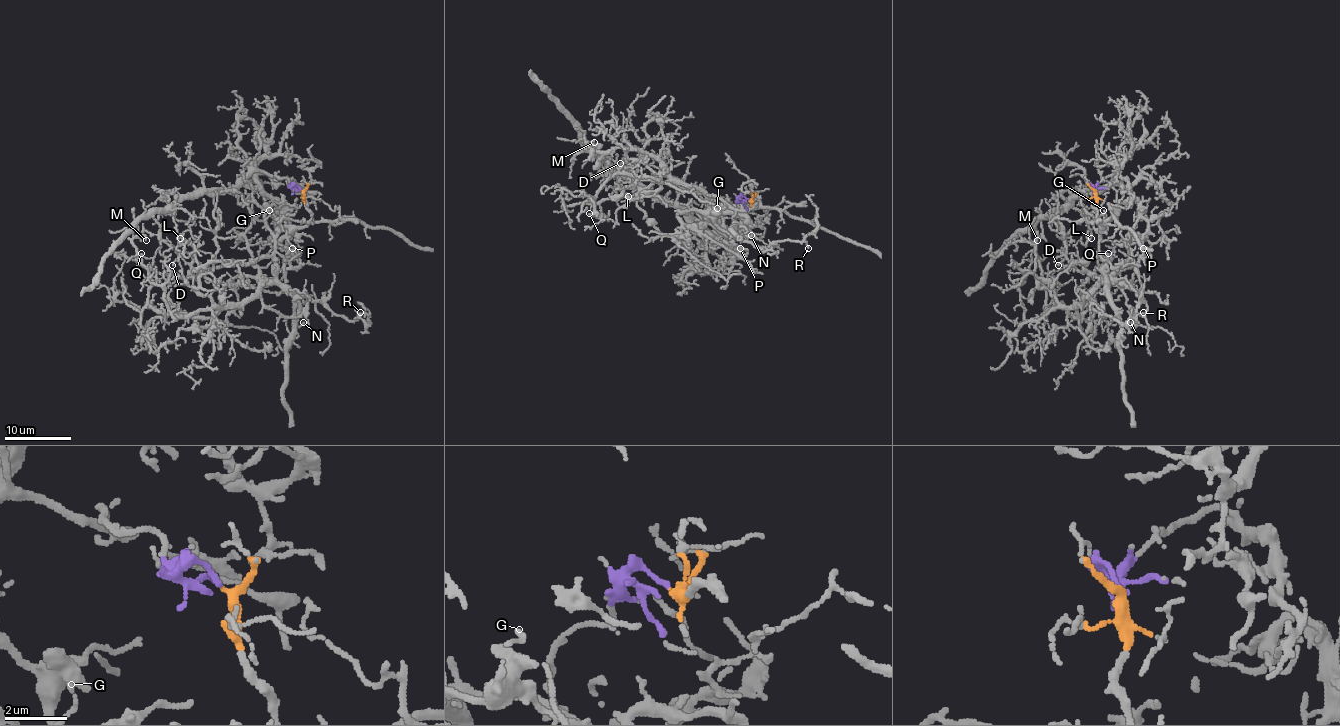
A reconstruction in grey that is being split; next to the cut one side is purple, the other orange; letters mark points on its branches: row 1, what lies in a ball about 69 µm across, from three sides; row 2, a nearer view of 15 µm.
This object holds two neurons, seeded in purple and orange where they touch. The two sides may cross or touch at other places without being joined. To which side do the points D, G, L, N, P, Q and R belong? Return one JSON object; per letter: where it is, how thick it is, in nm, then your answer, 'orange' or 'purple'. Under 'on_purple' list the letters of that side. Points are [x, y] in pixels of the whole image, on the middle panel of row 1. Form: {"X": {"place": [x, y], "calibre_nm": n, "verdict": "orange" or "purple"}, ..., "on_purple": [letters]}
{"D": {"place": [620, 163], "calibre_nm": 140, "verdict": "orange"}, "G": {"place": [717, 208], "calibre_nm": 120, "verdict": "orange"}, "L": {"place": [628, 196], "calibre_nm": 140, "verdict": "orange"}, "N": {"place": [751, 235], "calibre_nm": 120, "verdict": "orange"}, "P": {"place": [740, 248], "calibre_nm": 150, "verdict": "purple"}, "Q": {"place": [589, 213], "calibre_nm": 140, "verdict": "orange"}, "R": {"place": [808, 248], "calibre_nm": 110, "verdict": "orange"}, "on_purple": ["P"]}

